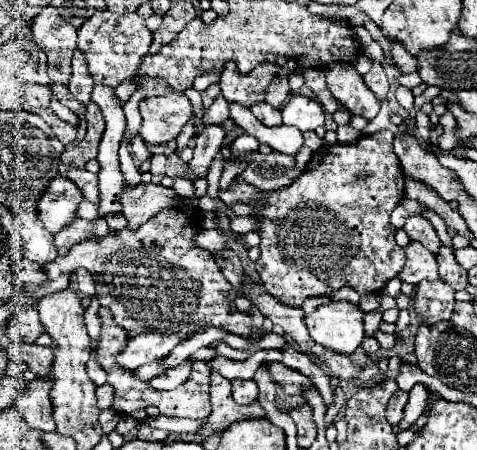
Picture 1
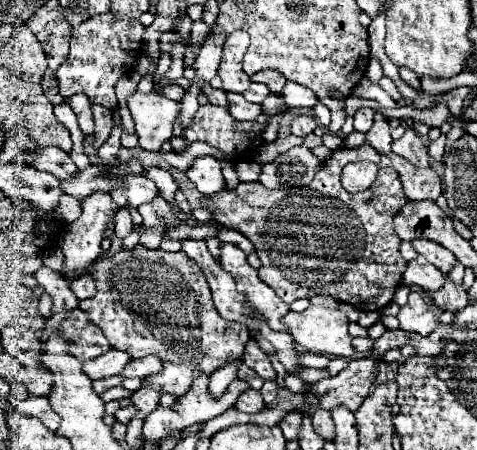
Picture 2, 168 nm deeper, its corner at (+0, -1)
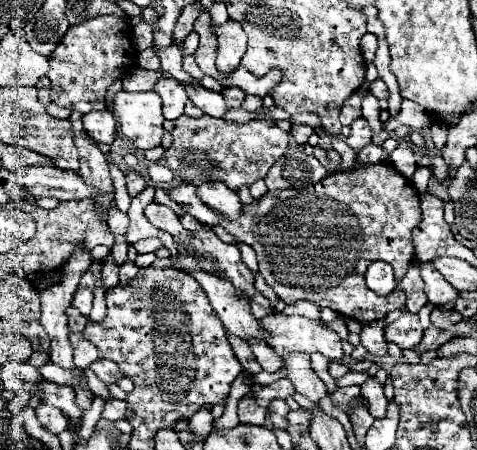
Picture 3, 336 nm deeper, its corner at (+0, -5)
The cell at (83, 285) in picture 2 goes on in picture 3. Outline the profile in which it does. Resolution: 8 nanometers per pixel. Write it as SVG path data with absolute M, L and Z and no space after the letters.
M92 268L82 276L76 292L74 292L74 298L72 298L72 306L78 308L84 316L90 314L92 310L92 300L94 300L94 272Z

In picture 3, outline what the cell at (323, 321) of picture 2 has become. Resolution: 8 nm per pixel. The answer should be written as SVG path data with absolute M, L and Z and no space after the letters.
M270 312L268 316L264 316L260 320L260 328L268 332L268 346L280 356L288 356L292 352L304 352L304 354L322 354L326 356L330 362L340 362L342 360L342 340L338 338L336 332L328 330L326 326L322 326L318 320L308 320L304 316L286 316L282 312Z

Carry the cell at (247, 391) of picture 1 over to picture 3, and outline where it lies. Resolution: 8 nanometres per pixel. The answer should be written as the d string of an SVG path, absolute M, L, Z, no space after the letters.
M244 396L240 402L238 402L238 418L242 424L256 424L256 426L264 426L266 424L266 414L268 410L258 406L254 402L254 398L250 396Z

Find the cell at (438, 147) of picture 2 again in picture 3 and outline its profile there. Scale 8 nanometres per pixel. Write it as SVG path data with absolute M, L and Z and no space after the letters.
M418 168L412 176L412 184L418 188L420 194L424 194L428 190L428 182L430 182L430 176L432 176L432 170L430 168Z

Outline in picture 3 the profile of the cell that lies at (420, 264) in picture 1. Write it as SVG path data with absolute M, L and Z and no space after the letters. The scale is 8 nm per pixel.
M422 264L420 266L424 284L426 284L426 296L428 302L434 306L448 306L452 302L458 300L458 292L454 288L450 288L450 284L446 284L446 280L442 278L442 274L432 266L432 264Z

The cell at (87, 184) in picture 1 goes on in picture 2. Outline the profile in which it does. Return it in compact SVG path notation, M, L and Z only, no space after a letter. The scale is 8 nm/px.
M38 148L38 152L30 152L30 156L24 160L34 164L38 170L46 170L58 176L60 180L70 180L78 174L78 168L72 162L70 154L60 148Z

